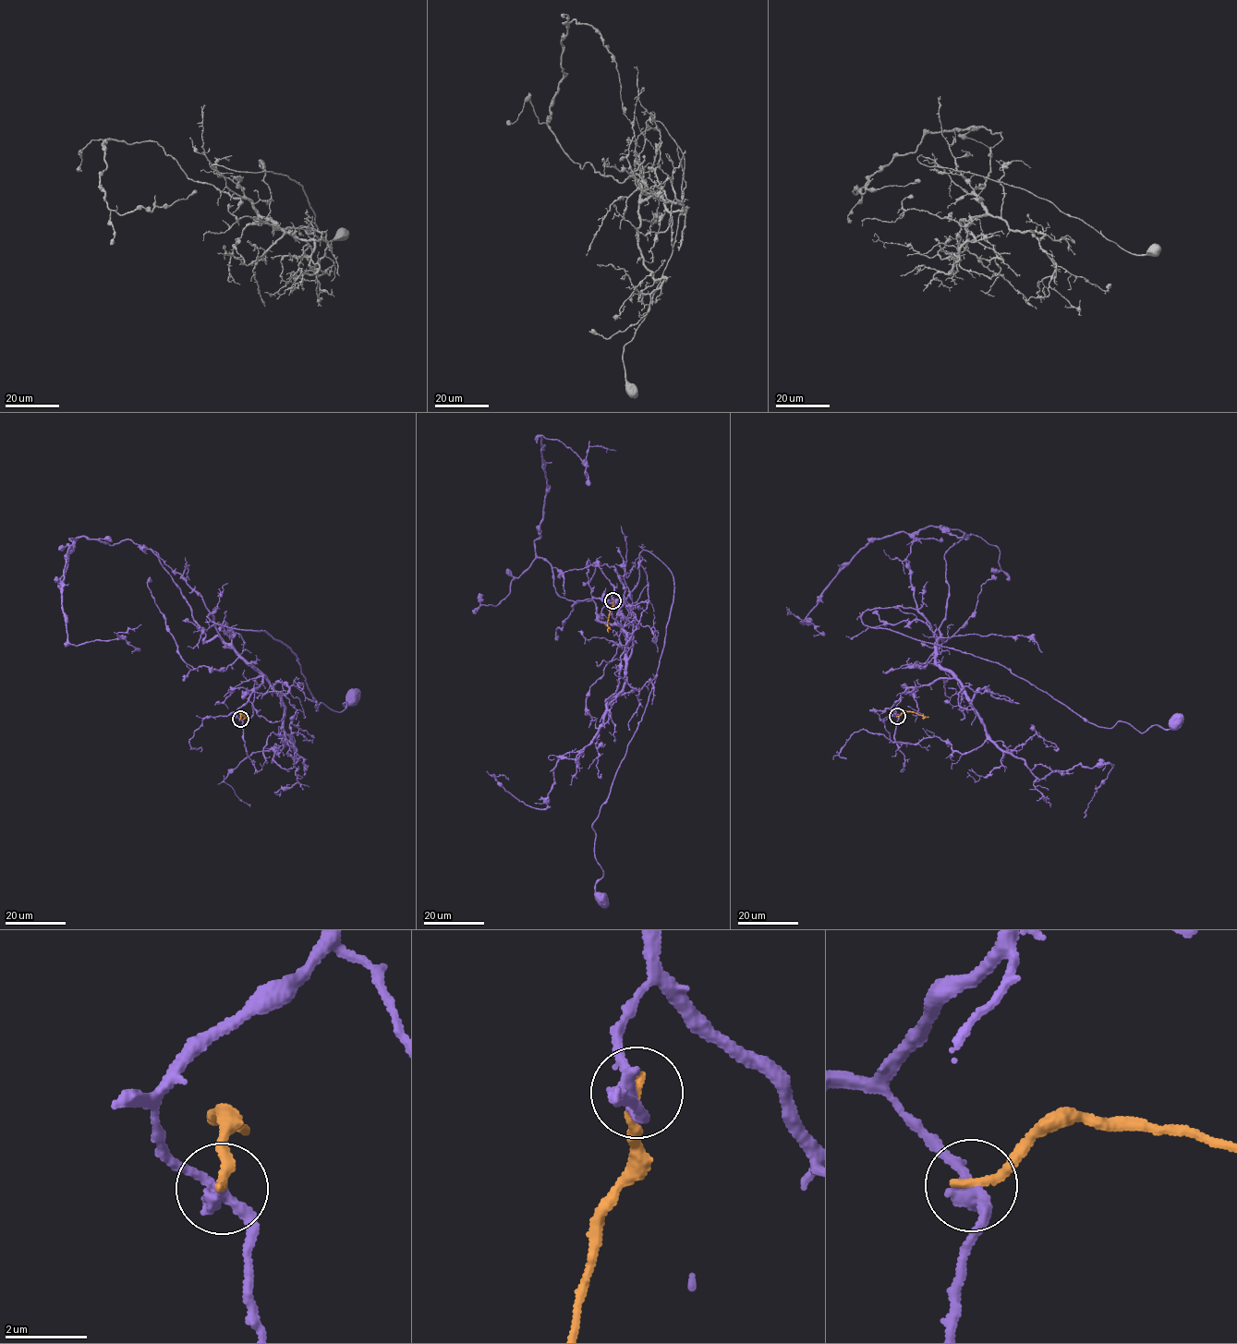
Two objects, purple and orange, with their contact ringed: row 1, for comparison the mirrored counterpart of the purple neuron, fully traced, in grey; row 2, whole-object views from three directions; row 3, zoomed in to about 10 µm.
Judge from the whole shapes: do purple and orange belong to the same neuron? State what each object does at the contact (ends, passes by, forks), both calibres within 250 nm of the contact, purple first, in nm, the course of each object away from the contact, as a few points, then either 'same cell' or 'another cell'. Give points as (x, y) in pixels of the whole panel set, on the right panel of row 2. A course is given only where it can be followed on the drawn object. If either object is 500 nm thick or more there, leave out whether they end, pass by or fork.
purple passes by | orange ends | 320/200 nm | purple via (897, 716), (910, 686), (954, 676), (918, 611), (868, 610), (862, 623), (999, 662), (1101, 727), (1175, 721) | orange via (897, 716), (908, 711), (928, 717) | another cell

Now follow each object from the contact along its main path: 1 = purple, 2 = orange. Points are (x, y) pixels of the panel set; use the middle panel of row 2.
1: (612, 600), (633, 616), (628, 659), (615, 621), (640, 552), (672, 573), (655, 683), (592, 827), (600, 896)
2: (612, 600), (608, 632)

